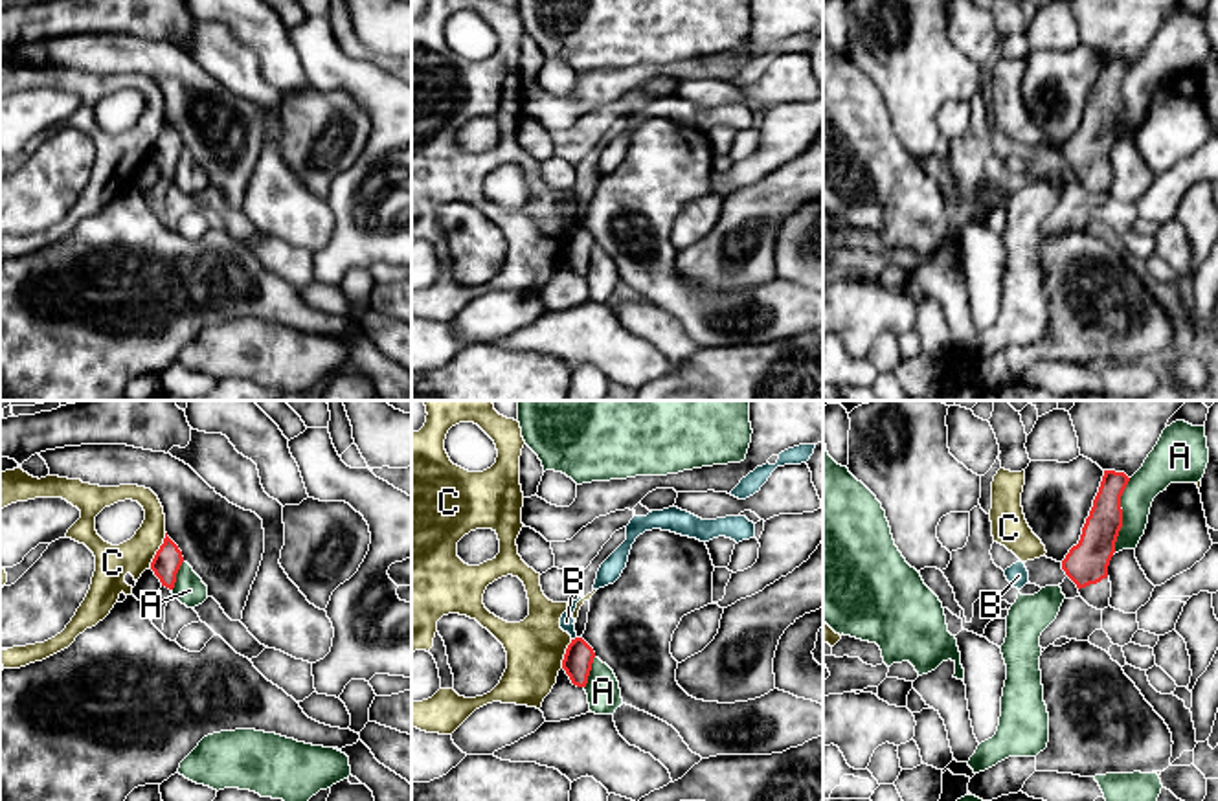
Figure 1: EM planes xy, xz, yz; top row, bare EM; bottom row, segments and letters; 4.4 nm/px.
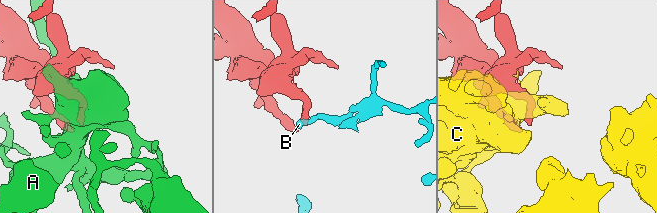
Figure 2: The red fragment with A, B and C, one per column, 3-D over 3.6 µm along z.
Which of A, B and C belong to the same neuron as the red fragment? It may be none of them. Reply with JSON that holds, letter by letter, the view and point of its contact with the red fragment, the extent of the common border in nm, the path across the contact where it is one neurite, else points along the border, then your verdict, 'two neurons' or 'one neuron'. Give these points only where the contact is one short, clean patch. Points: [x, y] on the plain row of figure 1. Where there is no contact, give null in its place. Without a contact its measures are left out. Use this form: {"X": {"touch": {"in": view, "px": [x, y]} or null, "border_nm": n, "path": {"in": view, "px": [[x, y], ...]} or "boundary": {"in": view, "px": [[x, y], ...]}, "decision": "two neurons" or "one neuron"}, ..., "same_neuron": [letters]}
{"A": {"touch": {"in": "yz", "px": [1121, 105]}, "border_nm": 340, "decision": "two neurons"}, "B": {"touch": {"in": "xz", "px": [575, 226]}, "border_nm": 30, "boundary": {"in": "xz", "px": [[575, 225], [572, 228]]}, "decision": "two neurons"}, "C": {"touch": {"in": "xy", "px": [158, 138]}, "border_nm": 170, "decision": "two neurons"}, "same_neuron": []}

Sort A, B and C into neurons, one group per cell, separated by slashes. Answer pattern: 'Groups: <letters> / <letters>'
Groups: A / B / C

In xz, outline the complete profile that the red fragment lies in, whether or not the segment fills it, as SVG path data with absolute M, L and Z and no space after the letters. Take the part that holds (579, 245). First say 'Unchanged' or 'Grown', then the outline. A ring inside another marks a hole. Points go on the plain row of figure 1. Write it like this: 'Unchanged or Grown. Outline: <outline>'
Unchanged. Outline: M582 226L571 228L562 248L562 257L573 274L586 276L593 246L593 237Z

